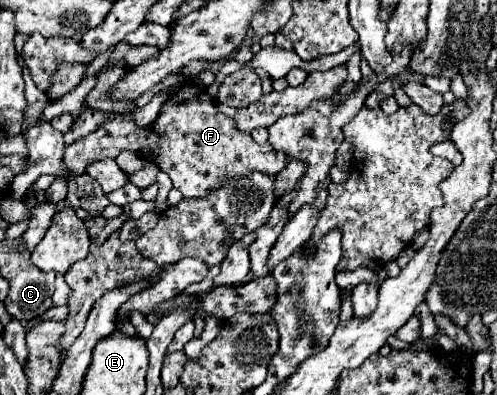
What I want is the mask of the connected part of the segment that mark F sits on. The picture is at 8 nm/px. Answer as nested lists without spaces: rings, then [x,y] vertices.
[[[122,61],[114,63],[110,69],[102,71],[96,77],[94,89],[86,95],[88,107],[98,109],[104,115],[112,113],[114,117],[112,119],[106,117],[104,123],[94,133],[66,147],[64,163],[74,175],[82,175],[88,163],[94,163],[100,159],[116,159],[120,151],[134,151],[142,159],[156,163],[158,169],[164,171],[172,179],[174,187],[184,197],[192,199],[192,197],[206,197],[214,187],[222,185],[222,179],[226,175],[244,177],[250,171],[276,175],[286,167],[286,155],[282,155],[280,151],[274,151],[270,143],[258,145],[250,137],[250,133],[238,131],[234,119],[220,113],[214,99],[208,95],[208,91],[194,83],[184,83],[178,91],[174,91],[160,107],[158,119],[152,125],[138,127],[132,121],[136,103],[130,103],[130,101],[114,103],[114,99],[108,97],[114,83],[118,83],[118,79],[122,79],[126,71],[130,71],[126,63]]]

